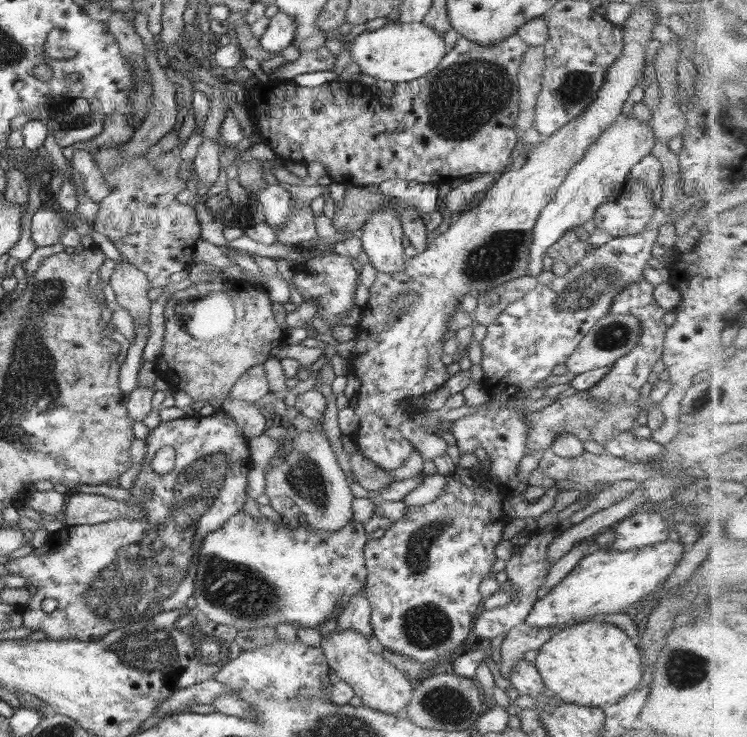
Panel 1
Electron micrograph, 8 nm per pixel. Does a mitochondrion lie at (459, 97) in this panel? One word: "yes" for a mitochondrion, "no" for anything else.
yes

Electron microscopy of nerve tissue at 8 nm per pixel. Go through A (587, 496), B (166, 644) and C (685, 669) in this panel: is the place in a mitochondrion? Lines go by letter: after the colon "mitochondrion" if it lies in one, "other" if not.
A: other
B: mitochondrion
C: mitochondrion

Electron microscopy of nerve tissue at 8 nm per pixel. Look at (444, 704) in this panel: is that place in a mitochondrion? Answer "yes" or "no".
yes

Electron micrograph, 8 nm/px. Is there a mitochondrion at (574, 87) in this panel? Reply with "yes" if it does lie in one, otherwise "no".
yes

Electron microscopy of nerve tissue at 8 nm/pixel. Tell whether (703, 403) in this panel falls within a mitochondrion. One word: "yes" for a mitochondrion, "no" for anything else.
yes

